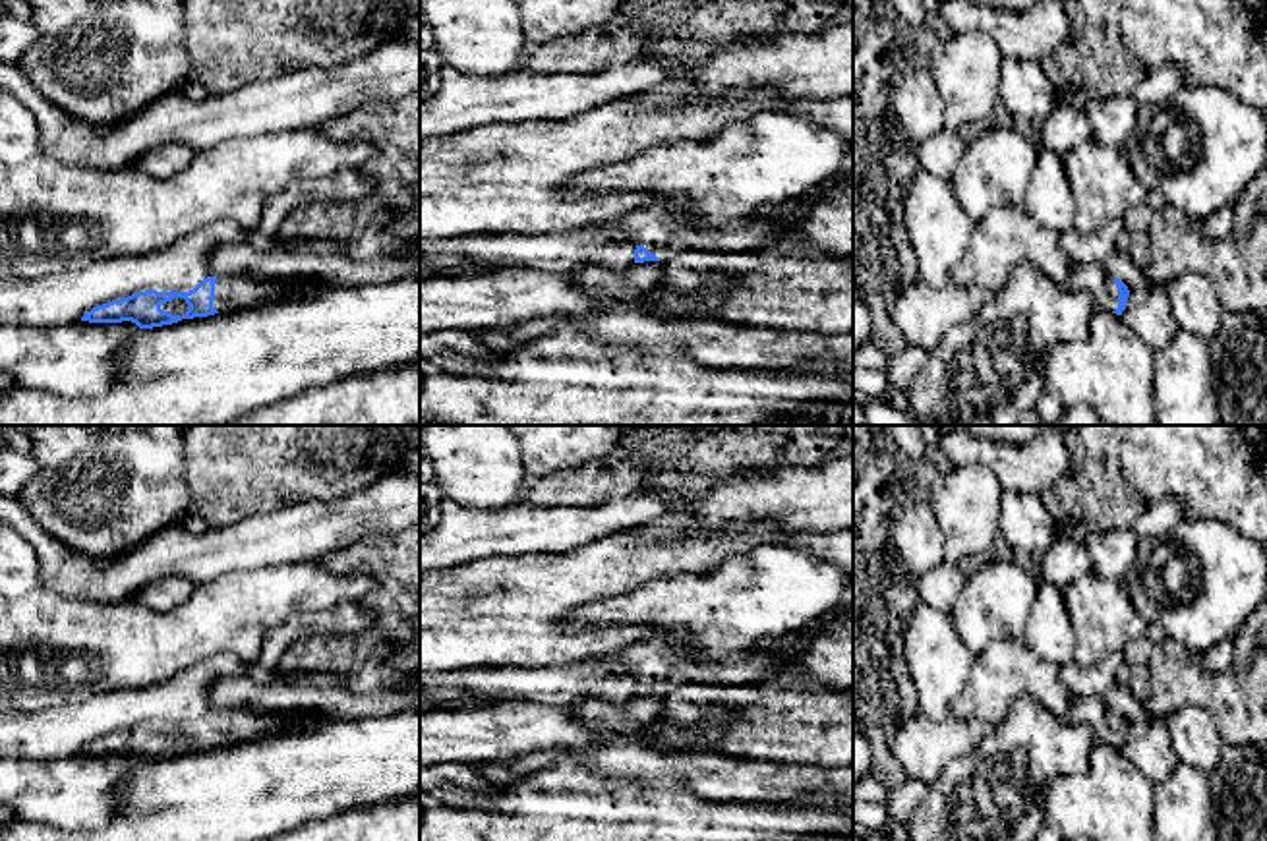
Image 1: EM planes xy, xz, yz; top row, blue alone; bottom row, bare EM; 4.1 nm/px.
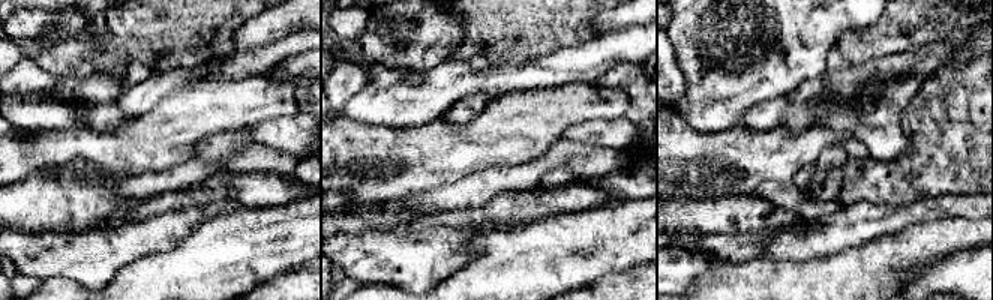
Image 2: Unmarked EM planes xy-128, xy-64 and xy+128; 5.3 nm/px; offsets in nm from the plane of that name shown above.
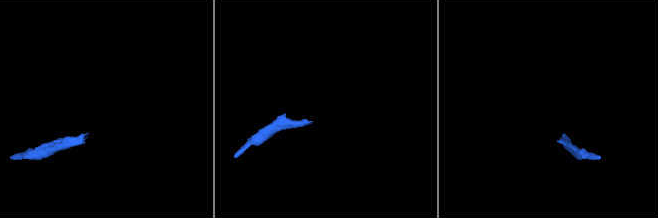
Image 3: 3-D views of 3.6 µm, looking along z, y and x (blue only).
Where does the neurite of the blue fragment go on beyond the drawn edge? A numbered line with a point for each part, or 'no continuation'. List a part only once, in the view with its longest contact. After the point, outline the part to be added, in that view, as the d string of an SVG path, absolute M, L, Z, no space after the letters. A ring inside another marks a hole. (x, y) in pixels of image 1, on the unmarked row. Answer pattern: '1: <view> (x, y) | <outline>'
1: xy (178, 739) | M174 731L172 735L161 737L161 742L182 750L190 742L190 739L184 731Z

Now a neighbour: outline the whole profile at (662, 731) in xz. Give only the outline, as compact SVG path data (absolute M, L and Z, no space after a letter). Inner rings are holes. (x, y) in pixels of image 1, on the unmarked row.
M656 717L646 727L623 735L644 742L660 744L675 752L718 752L716 746L704 739L702 725L685 727L673 723L667 717Z

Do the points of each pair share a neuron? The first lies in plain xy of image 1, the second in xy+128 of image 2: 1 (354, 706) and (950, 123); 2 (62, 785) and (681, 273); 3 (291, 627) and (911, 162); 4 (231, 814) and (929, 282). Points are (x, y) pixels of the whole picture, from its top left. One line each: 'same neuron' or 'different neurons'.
1: different neurons
2: same neuron
3: different neurons
4: different neurons

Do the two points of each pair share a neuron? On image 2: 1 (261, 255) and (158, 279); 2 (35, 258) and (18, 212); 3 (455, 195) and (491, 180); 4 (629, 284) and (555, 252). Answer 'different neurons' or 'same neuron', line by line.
1: same neuron
2: different neurons
3: same neuron
4: different neurons

